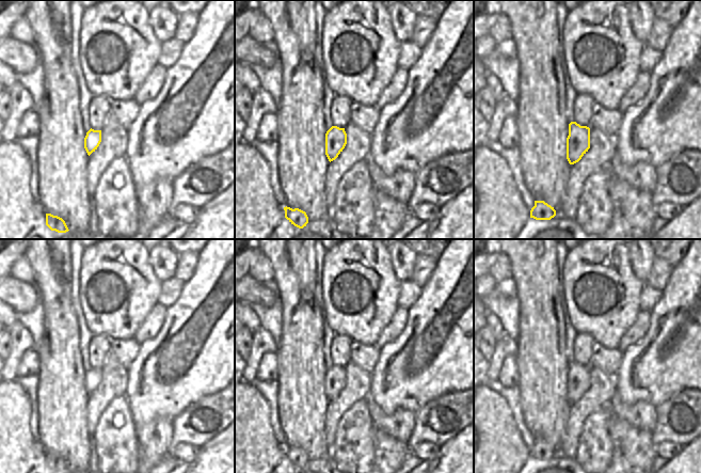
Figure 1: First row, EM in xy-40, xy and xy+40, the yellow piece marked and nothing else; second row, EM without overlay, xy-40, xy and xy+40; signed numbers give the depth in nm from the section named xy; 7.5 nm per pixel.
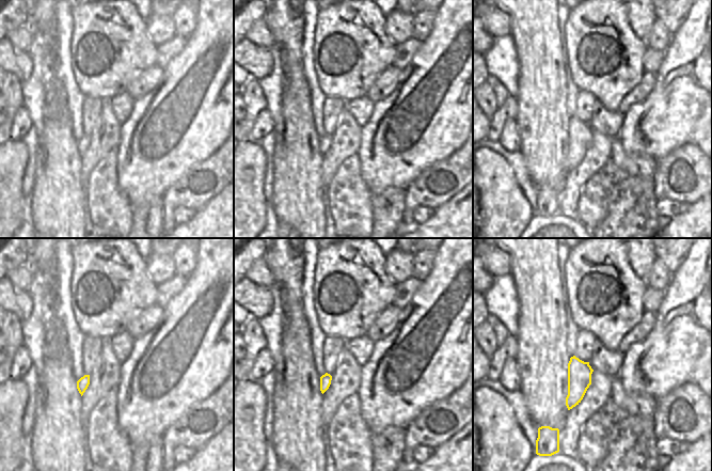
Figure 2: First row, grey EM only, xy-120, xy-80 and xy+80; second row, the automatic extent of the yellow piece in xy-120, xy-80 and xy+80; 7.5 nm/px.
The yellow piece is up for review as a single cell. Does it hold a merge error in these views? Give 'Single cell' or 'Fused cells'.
Single cell.

